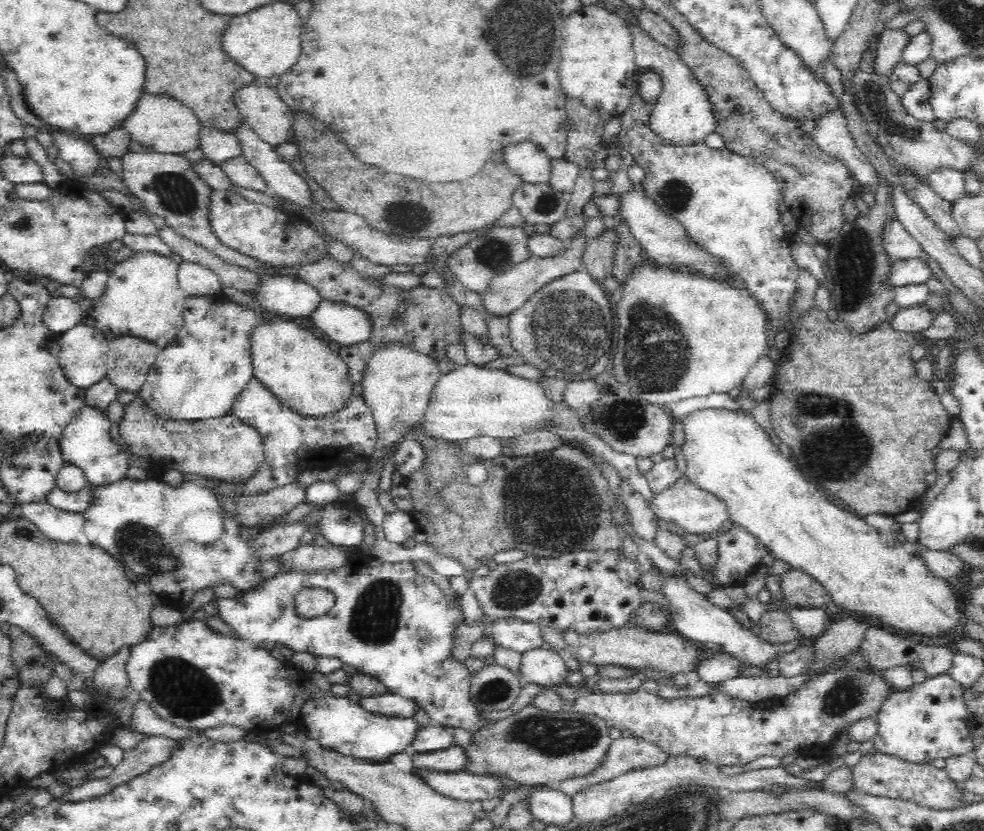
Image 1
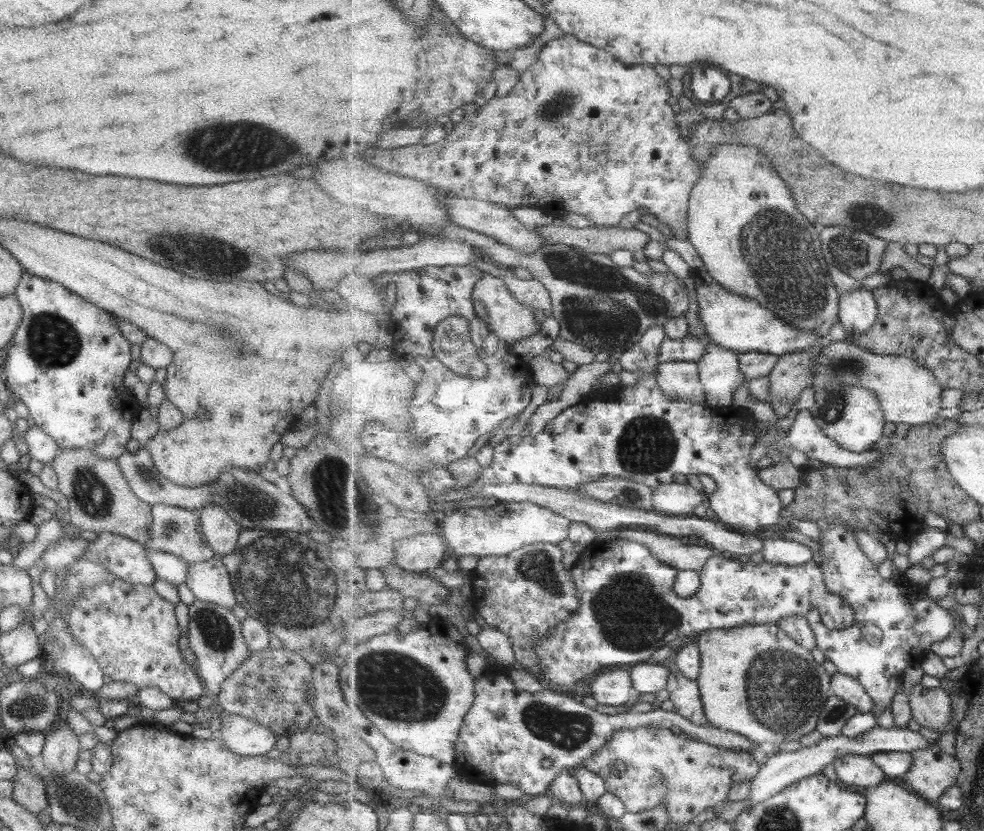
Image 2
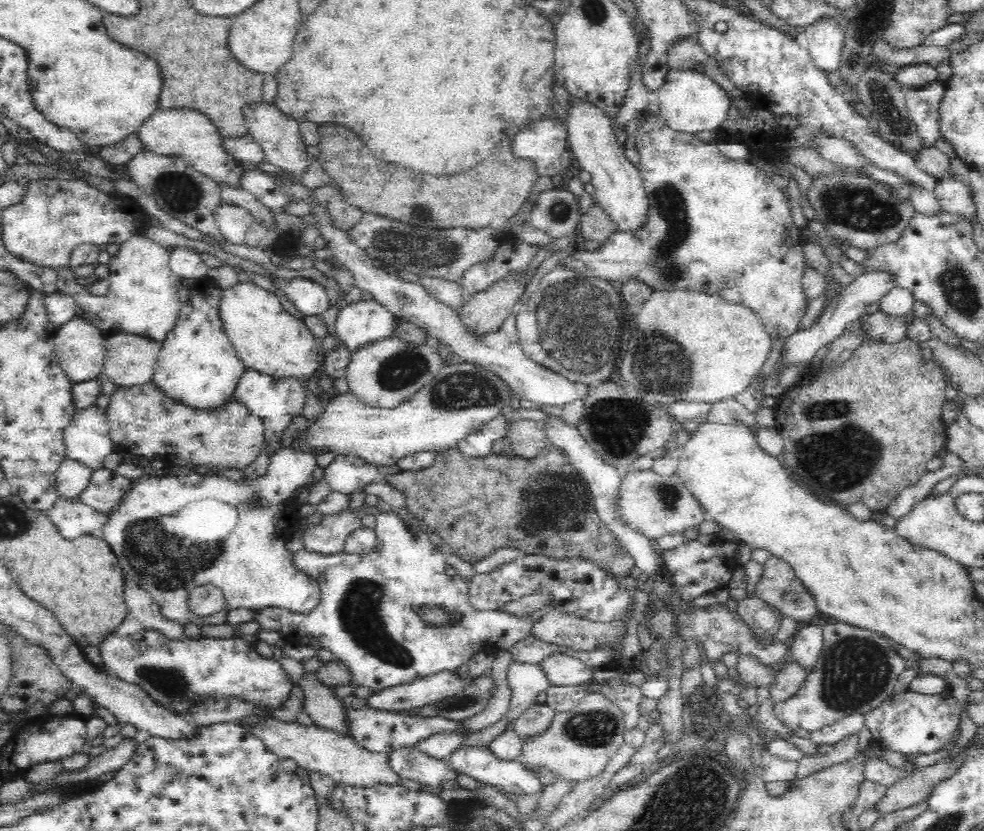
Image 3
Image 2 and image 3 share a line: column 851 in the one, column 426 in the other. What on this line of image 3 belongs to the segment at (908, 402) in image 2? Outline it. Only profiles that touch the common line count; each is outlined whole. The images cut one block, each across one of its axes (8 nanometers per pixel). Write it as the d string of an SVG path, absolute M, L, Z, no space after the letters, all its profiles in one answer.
M392 336L352 351L344 376L350 395L355 395L362 405L392 408L422 390L443 366L434 343L412 344Z

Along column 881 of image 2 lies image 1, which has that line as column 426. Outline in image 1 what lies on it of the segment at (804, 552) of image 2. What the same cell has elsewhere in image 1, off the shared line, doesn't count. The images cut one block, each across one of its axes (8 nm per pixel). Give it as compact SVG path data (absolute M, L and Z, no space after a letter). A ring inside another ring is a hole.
M354 552L349 554L344 566L322 570L280 570L255 591L237 594L232 598L219 598L215 602L217 615L235 630L238 637L251 640L256 647L268 652L281 644L283 647L288 646L294 653L306 652L315 658L338 658L364 675L376 678L387 693L415 699L434 724L476 732L490 728L497 722L480 718L468 695L472 674L466 662L456 659L455 630L465 622L462 606L458 600L448 600L427 574L415 568L413 561L380 563L372 556ZM302 588L329 590L335 596L334 606L324 616L301 619L291 608L291 599Z

